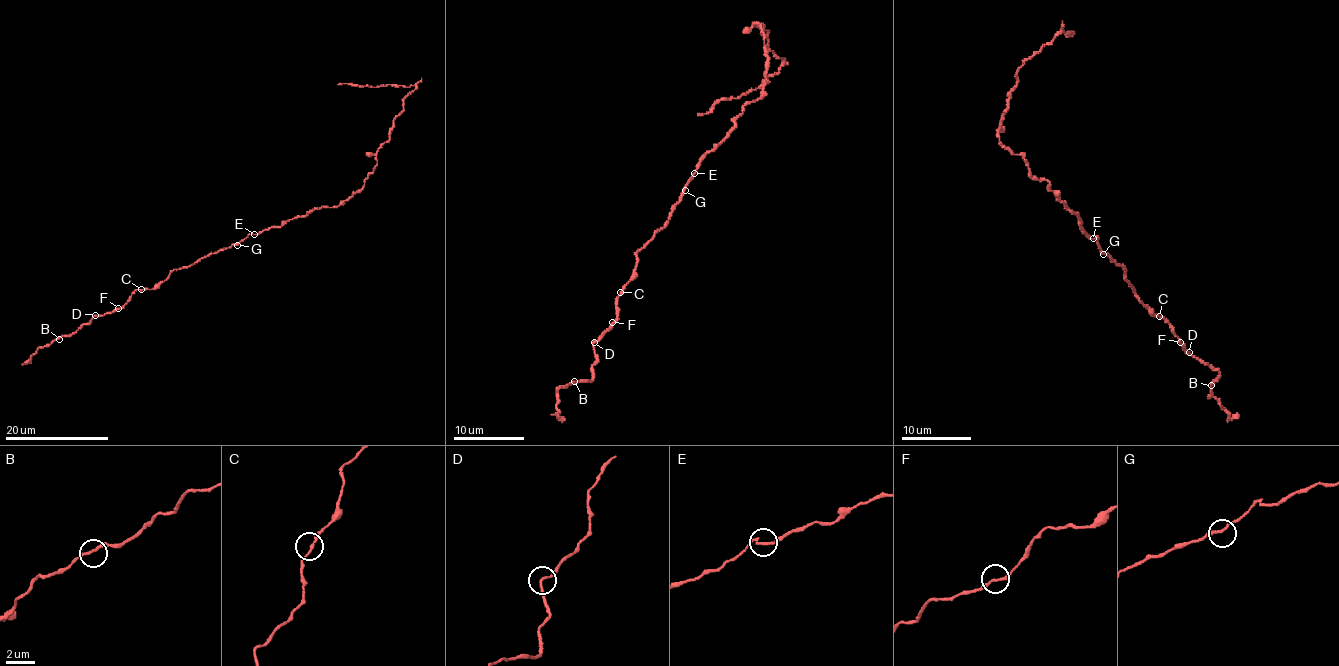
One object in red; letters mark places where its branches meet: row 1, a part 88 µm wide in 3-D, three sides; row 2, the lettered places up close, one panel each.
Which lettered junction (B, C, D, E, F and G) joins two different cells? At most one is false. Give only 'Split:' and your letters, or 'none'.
Split: none

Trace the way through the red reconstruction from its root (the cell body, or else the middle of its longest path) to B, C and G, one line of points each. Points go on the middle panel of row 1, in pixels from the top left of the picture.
B: (716, 148), (664, 227), (636, 254), (617, 317), (593, 344), (592, 380), (574, 381)
C: (716, 148), (702, 159), (664, 227), (656, 231), (650, 241), (638, 249), (634, 273), (620, 292)
G: (716, 148), (702, 159), (685, 190)

